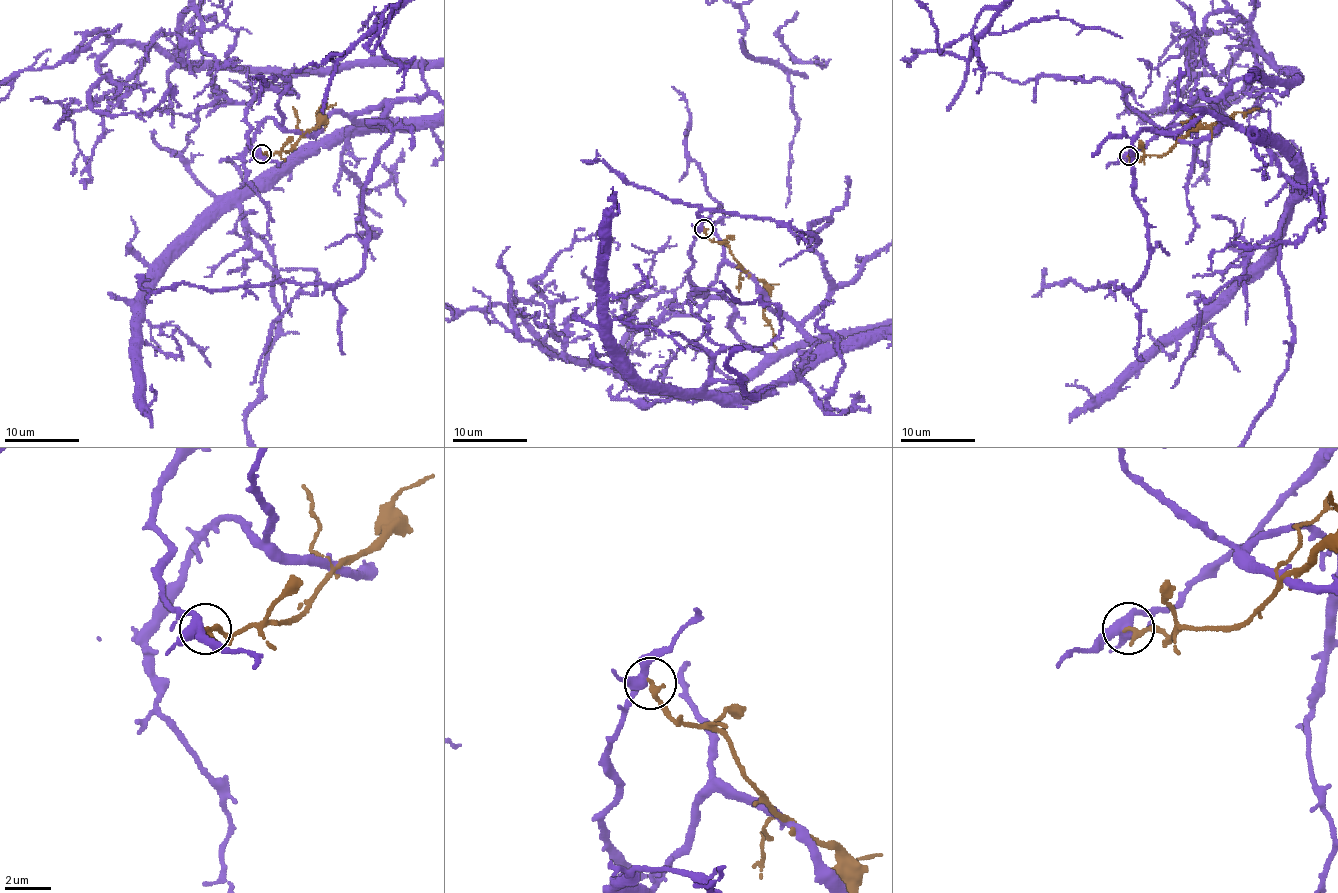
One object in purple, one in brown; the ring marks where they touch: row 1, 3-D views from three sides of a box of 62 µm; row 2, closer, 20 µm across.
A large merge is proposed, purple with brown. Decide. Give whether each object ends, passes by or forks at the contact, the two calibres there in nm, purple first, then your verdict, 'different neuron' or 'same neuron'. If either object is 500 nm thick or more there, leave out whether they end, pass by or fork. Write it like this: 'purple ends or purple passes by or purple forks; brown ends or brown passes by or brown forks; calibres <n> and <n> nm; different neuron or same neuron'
purple forks; brown ends; calibres 380 and 280 nm; different neuron

